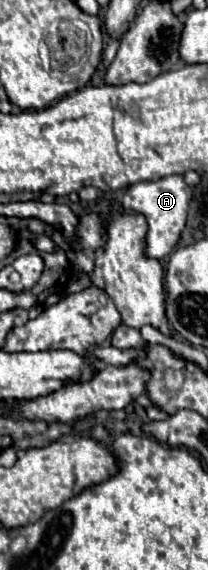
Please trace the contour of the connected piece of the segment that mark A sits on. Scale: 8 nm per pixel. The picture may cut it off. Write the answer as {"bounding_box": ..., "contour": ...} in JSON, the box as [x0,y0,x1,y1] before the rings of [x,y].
{"bounding_box":[122,176,192,258],"contour":[[[166,176],[154,182],[138,182],[132,184],[124,196],[122,196],[122,206],[126,212],[138,212],[144,214],[148,222],[148,238],[146,238],[146,256],[150,258],[164,258],[166,254],[172,252],[176,246],[180,232],[186,224],[188,216],[188,206],[190,206],[190,194],[192,188],[184,182],[182,176]]]}

